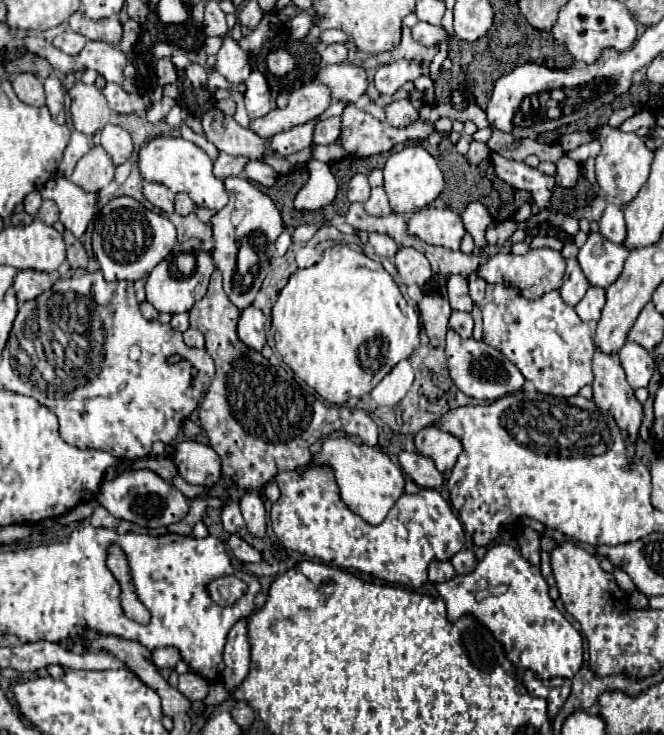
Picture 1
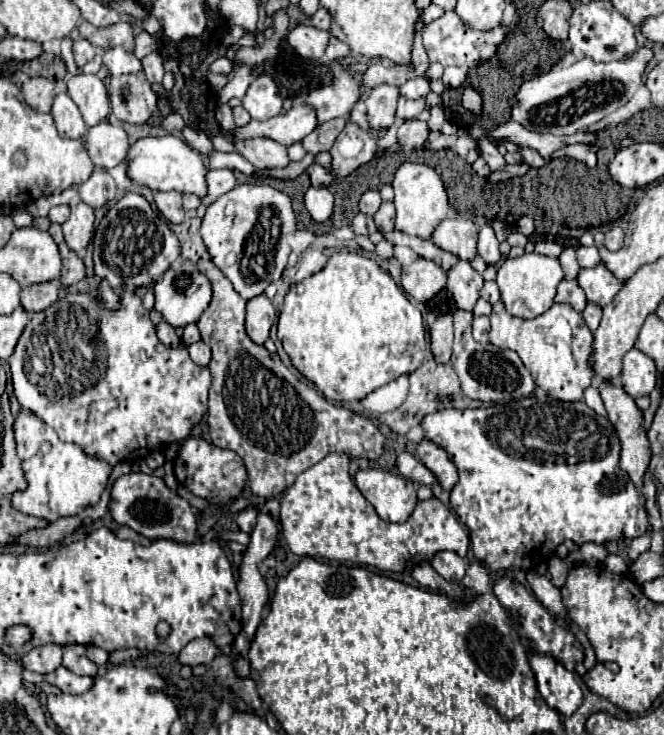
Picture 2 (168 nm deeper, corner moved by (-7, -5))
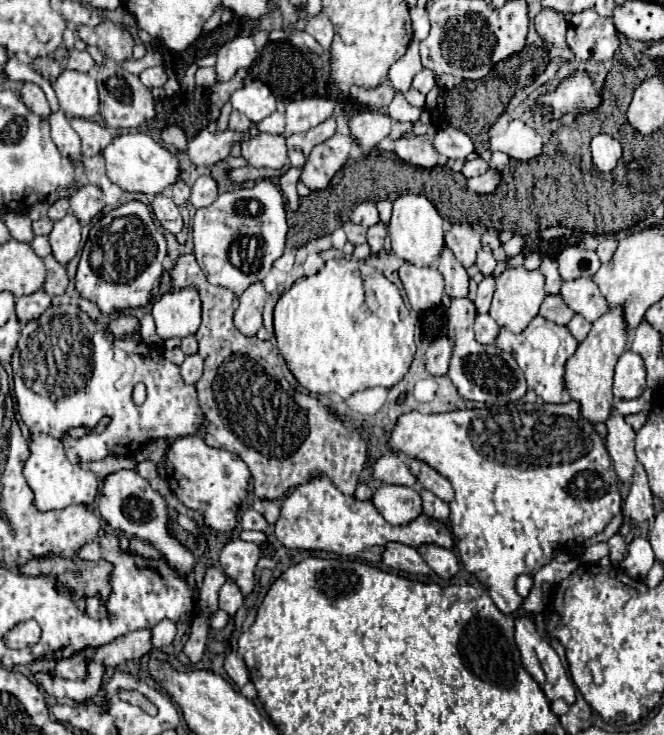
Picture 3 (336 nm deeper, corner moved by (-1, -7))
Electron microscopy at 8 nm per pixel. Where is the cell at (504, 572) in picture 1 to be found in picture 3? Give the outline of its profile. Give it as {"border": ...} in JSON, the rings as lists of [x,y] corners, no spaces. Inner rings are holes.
{"border":[[[386,544],[382,552],[382,564],[396,572],[406,572],[406,574],[430,574],[428,564],[422,560],[416,548],[406,546],[406,544]]]}

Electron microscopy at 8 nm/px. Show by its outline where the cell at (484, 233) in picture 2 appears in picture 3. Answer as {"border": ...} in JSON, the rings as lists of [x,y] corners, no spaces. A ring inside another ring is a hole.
{"border":[[[482,248],[480,254],[478,254],[478,260],[476,260],[476,266],[480,268],[480,272],[482,272],[484,276],[490,276],[490,274],[494,272],[494,266],[496,266],[496,260],[494,260],[494,256],[492,256],[492,250]]]}

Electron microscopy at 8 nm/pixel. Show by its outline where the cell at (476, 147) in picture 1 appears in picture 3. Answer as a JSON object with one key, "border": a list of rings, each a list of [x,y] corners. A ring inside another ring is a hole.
{"border":[[[476,158],[476,160],[468,160],[468,162],[464,164],[462,174],[464,174],[466,178],[472,178],[472,176],[480,176],[480,174],[484,174],[486,170],[488,170],[488,162],[484,162],[482,158]]]}

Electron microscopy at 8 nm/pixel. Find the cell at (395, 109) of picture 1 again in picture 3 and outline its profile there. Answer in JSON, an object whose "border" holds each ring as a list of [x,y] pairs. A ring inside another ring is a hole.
{"border":[[[414,136],[414,138],[400,138],[396,140],[396,154],[414,166],[434,168],[438,164],[438,154],[432,148],[428,136]]]}

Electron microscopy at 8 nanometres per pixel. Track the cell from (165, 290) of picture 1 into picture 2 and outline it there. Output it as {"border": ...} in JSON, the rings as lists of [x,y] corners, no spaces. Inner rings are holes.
{"border":[[[180,258],[154,284],[154,294],[156,294],[156,310],[164,316],[164,320],[174,328],[184,328],[190,322],[198,322],[200,314],[212,300],[212,286],[206,274],[202,274],[194,262]]]}

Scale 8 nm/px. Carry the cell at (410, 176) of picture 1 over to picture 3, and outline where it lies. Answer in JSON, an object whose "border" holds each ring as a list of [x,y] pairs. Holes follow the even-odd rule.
{"border":[[[402,194],[394,200],[394,212],[388,226],[388,236],[392,240],[390,252],[414,266],[432,266],[444,248],[442,216],[436,212],[432,202],[422,194]]]}

